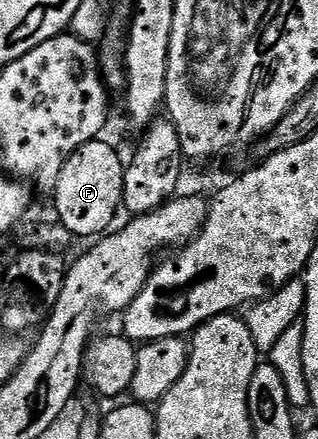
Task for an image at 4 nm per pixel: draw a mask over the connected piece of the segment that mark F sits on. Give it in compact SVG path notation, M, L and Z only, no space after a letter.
M104 138L84 144L62 166L62 174L54 189L55 219L63 224L65 230L72 233L73 237L103 237L113 227L111 224L116 220L116 211L121 211L124 203L125 167L125 161L120 161L119 154Z

